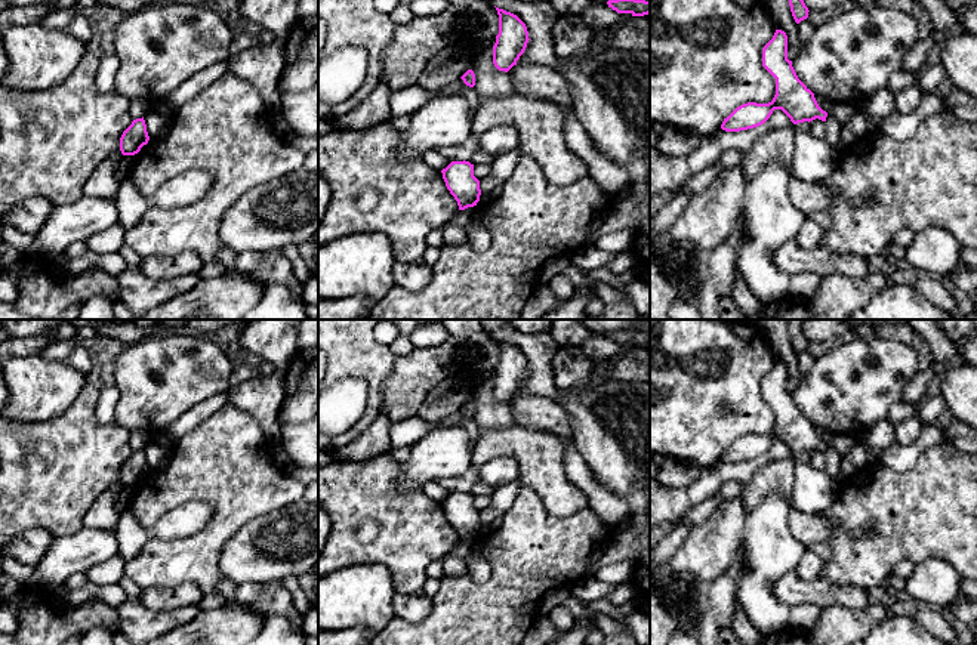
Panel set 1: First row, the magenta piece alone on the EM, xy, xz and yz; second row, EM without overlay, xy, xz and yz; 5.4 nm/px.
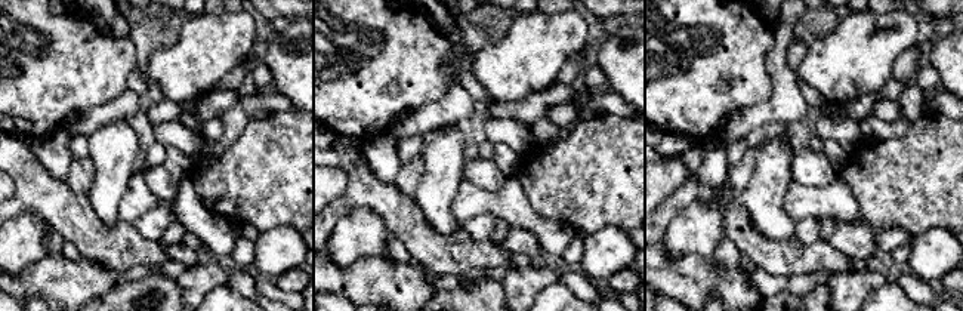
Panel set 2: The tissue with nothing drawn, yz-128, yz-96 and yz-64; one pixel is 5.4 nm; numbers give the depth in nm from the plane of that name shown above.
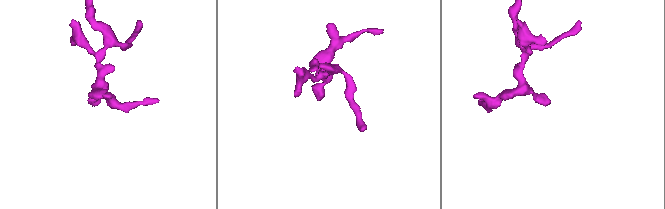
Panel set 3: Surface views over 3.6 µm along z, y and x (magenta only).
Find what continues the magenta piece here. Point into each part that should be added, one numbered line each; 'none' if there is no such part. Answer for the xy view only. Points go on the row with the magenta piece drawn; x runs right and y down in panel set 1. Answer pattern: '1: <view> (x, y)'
none

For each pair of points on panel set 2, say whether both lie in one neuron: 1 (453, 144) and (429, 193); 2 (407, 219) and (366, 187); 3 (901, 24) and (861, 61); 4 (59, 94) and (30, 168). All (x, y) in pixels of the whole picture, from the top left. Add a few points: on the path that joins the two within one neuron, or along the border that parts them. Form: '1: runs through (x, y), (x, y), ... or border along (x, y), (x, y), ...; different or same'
1: runs through (444, 156), (444, 172), (440, 181); same
2: runs through (397, 209), (376, 194); same
3: runs through (894, 33), (886, 36), (872, 51); same
4: border along (15, 134), (31, 139); different

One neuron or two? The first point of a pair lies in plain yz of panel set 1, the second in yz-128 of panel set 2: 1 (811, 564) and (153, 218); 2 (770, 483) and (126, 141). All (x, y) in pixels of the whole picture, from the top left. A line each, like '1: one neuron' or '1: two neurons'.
1: one neuron
2: two neurons

